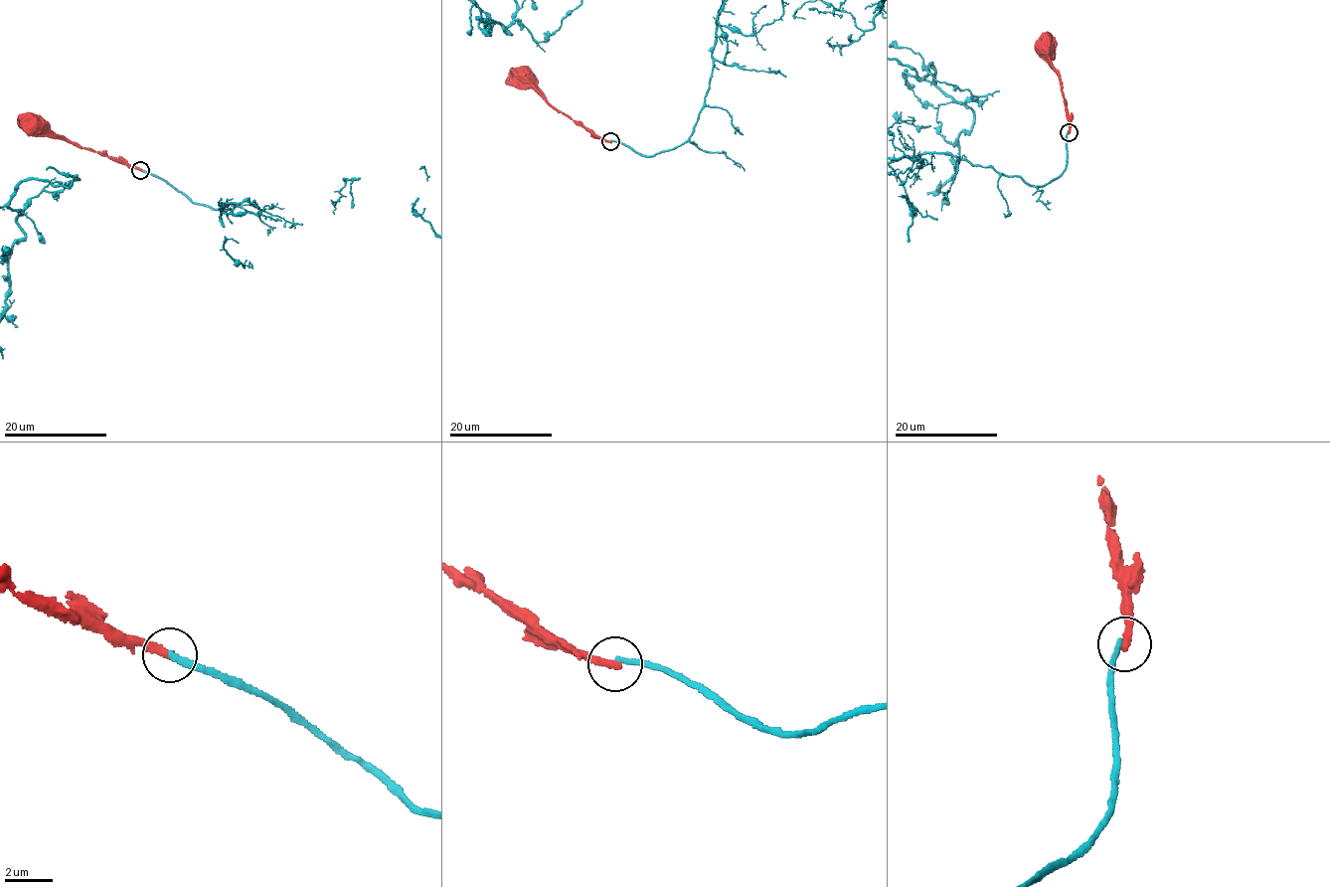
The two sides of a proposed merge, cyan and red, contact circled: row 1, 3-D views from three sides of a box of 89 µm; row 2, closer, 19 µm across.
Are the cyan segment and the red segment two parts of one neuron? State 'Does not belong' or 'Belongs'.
Does not belong

